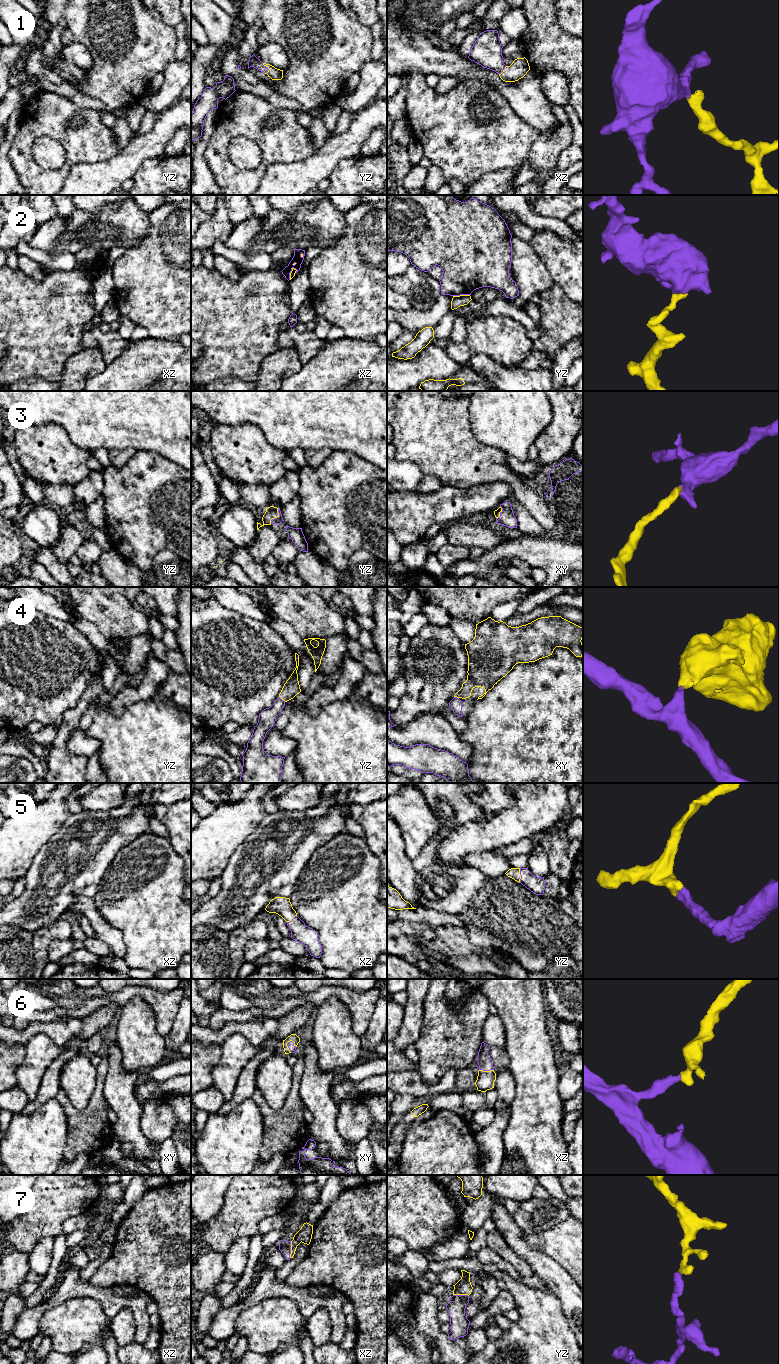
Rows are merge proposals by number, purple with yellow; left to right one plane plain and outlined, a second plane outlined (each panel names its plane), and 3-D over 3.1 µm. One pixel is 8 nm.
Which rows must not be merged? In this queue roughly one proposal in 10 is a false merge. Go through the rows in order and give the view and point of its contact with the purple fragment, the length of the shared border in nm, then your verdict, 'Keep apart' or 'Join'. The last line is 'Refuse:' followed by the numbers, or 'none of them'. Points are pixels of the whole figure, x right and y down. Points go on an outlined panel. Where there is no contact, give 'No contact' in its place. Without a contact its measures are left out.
1: Touches purple at yz (267, 68). Shared border 90 nm. Join
2: Touches purple at yz (461, 294). Shared border 140 nm. Keep apart
3: Touches purple at yz (277, 517). Shared border 150 nm. Join
4: Touches purple at yz (281, 699). Shared border 70 nm. Join
5: Touches purple at yz (520, 874). Shared border 110 nm. Join
6: Touches purple at xy (288, 1046). Shared border 100 nm. Join
7: Touches purple at xz (290, 1249). Shared border 140 nm. Join
Refuse: 2

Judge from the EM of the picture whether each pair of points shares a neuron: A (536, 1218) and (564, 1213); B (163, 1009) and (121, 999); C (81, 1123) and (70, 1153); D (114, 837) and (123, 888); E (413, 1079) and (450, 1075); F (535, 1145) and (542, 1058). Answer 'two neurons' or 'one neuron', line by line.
A: one neuron
B: one neuron
C: one neuron
D: two neurons
E: one neuron
F: one neuron

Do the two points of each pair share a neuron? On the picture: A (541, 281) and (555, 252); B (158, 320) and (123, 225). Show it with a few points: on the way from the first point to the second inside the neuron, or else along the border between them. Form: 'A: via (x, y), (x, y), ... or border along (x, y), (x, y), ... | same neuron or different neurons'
A: border along (533, 249), (555, 283) | different neurons
B: border along (147, 230), (147, 234), (142, 241), (131, 248) | different neurons

